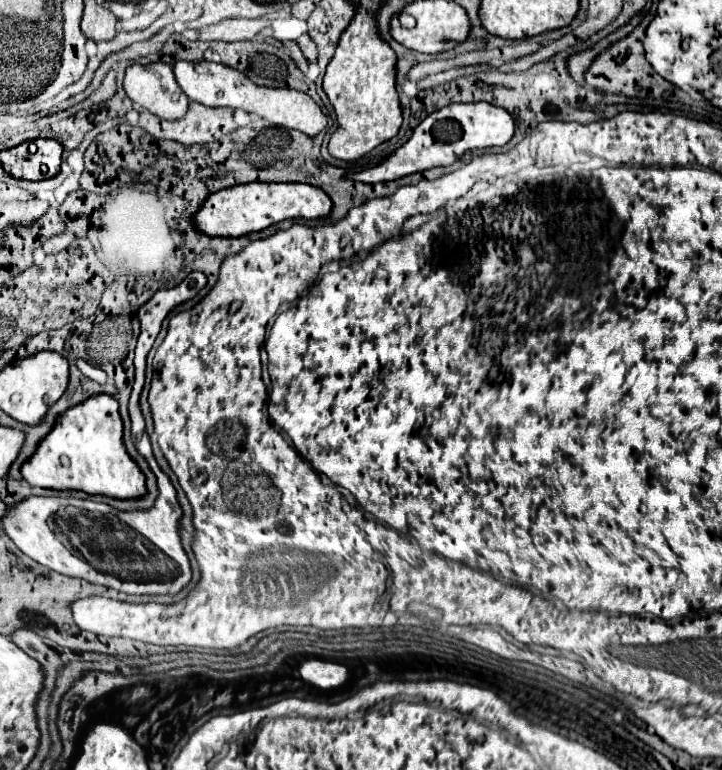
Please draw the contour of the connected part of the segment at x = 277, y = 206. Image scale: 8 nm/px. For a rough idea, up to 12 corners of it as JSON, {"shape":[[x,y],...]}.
{"shape":[[307,183],[221,189],[195,215],[201,233],[241,237],[283,219],[329,217]]}

